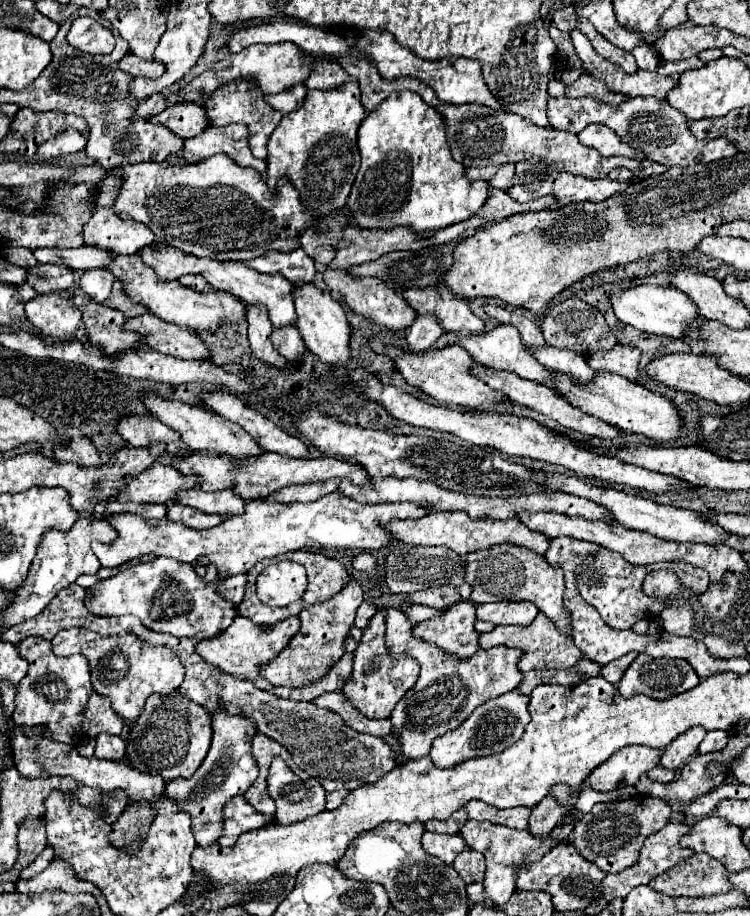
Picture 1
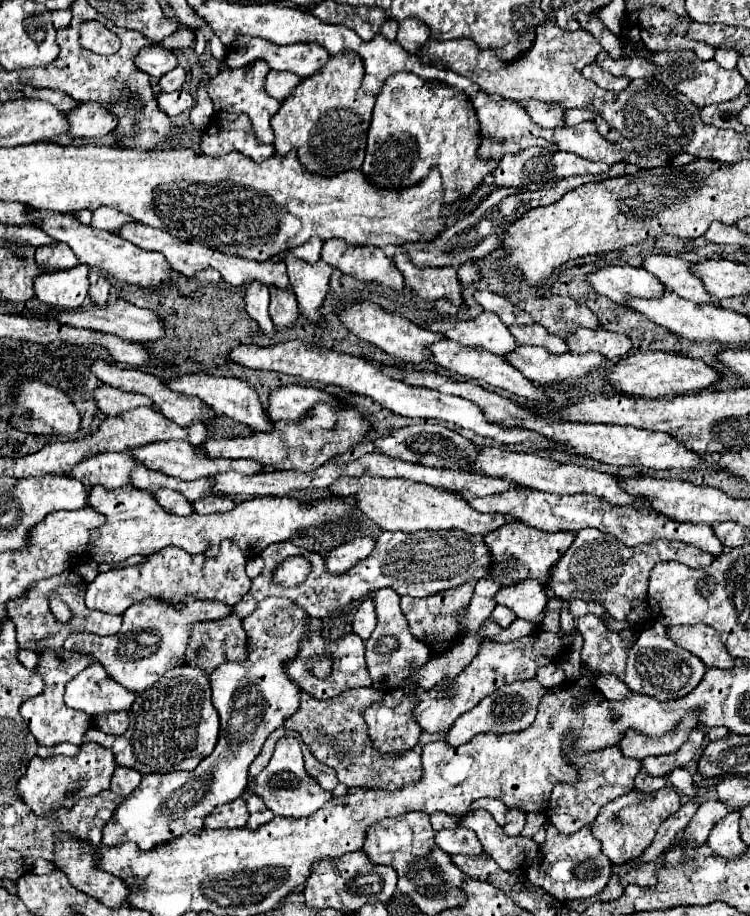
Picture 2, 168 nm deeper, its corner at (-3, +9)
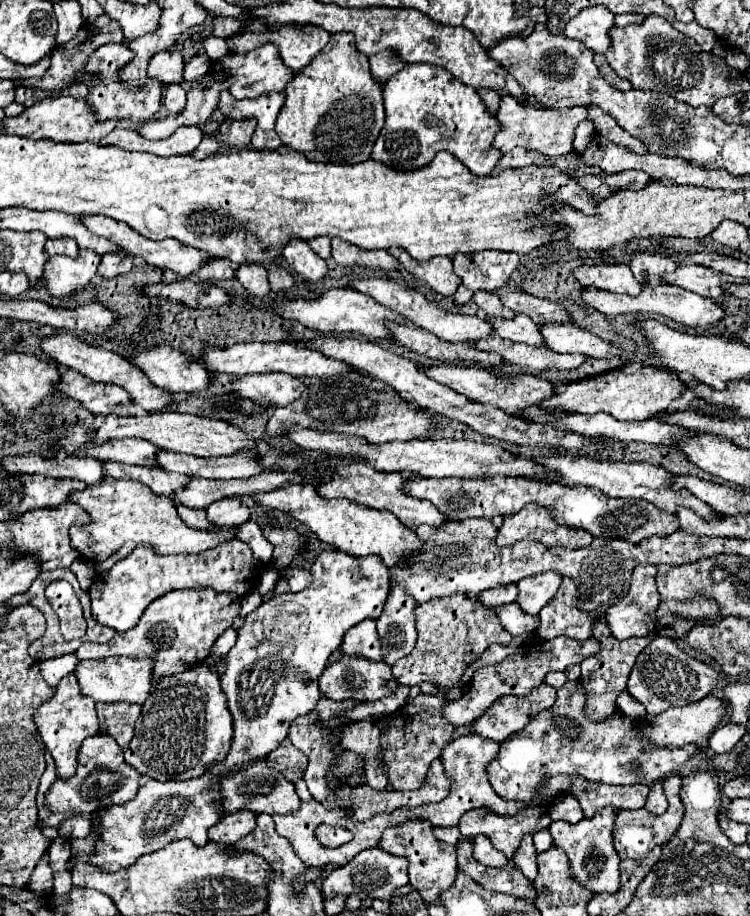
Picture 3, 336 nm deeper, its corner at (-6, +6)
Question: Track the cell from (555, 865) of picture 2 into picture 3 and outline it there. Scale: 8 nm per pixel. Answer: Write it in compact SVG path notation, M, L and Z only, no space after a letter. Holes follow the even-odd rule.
M605 806L593 818L583 818L577 824L569 824L569 822L559 820L559 822L553 822L549 826L549 832L555 840L555 846L559 846L567 852L575 878L585 888L593 890L595 894L599 894L599 892L613 894L619 888L619 862L621 862L621 858L617 856L613 842L611 842L615 814L617 814L617 810L613 810L613 806Z

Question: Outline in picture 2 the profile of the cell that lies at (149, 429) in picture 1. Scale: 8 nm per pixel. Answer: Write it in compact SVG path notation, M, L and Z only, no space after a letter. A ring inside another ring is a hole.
M102 385L94 391L94 399L98 401L98 407L102 413L106 413L108 417L118 417L124 415L130 409L136 409L140 405L144 407L154 407L154 403L150 403L150 399L146 395L138 395L138 393L128 393L110 385Z

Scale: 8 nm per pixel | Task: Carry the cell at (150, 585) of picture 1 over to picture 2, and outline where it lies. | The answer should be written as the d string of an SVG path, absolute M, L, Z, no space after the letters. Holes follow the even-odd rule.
M224 541L220 545L218 557L190 555L178 547L164 547L162 551L148 555L140 565L116 567L106 573L98 573L86 589L86 605L112 615L122 615L130 605L144 601L146 597L162 599L174 607L180 607L186 597L198 601L220 601L234 607L250 589L250 577L244 571L246 557L234 543Z

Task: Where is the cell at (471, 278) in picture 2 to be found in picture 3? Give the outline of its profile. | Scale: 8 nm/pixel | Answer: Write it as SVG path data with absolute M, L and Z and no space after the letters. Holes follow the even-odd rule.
M485 250L477 254L457 254L453 266L461 283L455 292L455 304L469 302L477 290L493 292L501 288L517 268L517 262L519 256L515 252Z

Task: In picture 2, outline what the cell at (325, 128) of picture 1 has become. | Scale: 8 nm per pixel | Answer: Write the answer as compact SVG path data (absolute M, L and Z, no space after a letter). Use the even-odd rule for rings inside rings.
M346 51L330 57L326 67L316 75L302 79L272 117L276 155L284 157L290 149L296 149L304 169L322 177L360 169L366 151L366 131L376 101L374 95L362 91L362 77L362 59L356 53Z

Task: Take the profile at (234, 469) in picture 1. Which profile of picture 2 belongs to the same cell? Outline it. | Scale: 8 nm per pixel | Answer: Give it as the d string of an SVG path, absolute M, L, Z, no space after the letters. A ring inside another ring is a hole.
M164 441L164 443L152 443L146 447L138 447L134 451L130 451L130 455L134 459L138 459L140 463L144 463L146 467L154 469L154 471L162 471L166 475L184 479L184 481L194 481L194 479L214 479L214 475L222 475L226 471L238 471L238 473L260 473L266 471L266 467L258 467L258 463L254 463L252 459L210 459L210 455L204 455L200 451L200 447L190 445L186 441Z

